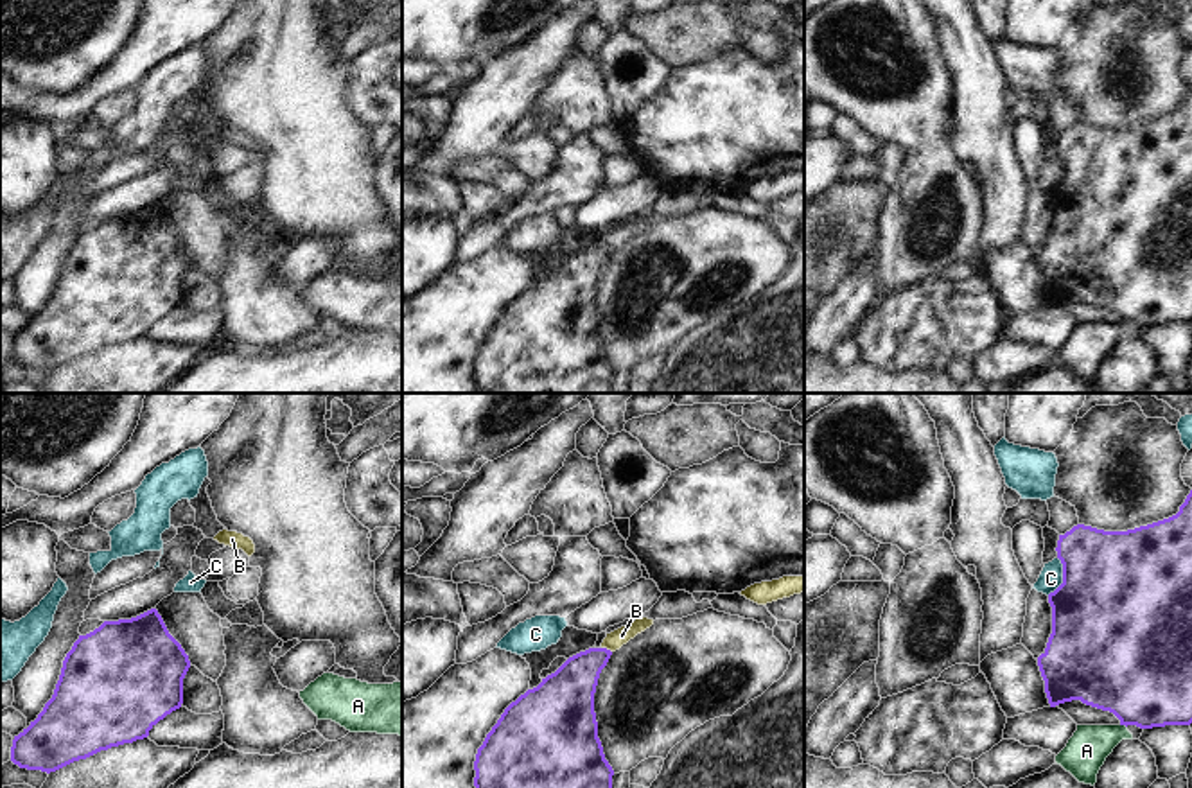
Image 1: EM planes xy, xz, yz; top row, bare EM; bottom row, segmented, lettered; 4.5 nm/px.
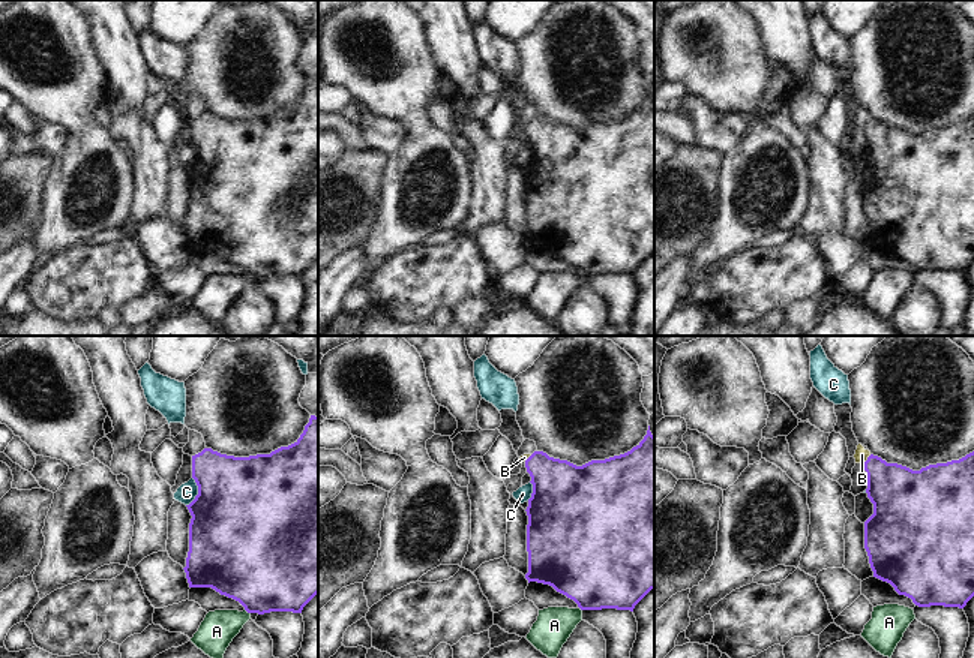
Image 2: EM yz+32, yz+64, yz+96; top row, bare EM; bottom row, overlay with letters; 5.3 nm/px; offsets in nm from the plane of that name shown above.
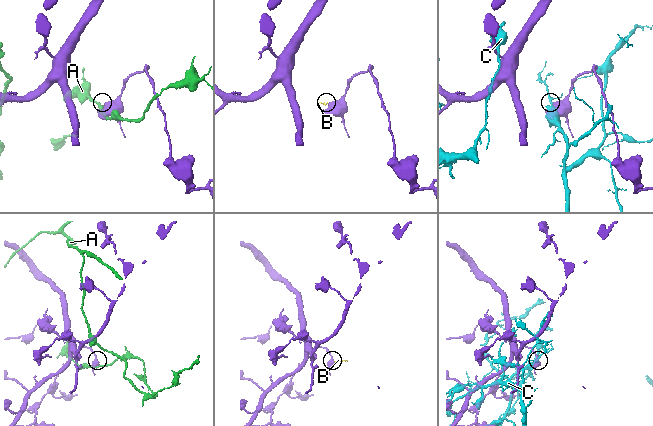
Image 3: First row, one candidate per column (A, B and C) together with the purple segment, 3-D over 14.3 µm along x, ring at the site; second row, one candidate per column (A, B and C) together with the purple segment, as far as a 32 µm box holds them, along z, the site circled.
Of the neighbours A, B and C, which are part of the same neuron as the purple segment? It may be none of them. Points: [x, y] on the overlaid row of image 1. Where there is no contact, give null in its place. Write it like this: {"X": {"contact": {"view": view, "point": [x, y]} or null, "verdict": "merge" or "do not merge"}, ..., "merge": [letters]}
{"A": {"contact": {"view": "yz", "point": [1124, 724]}, "verdict": "do not merge"}, "B": {"contact": {"view": "xz", "point": [605, 648]}, "verdict": "do not merge"}, "C": {"contact": {"view": "yz", "point": [1063, 577]}, "verdict": "do not merge"}, "merge": []}

